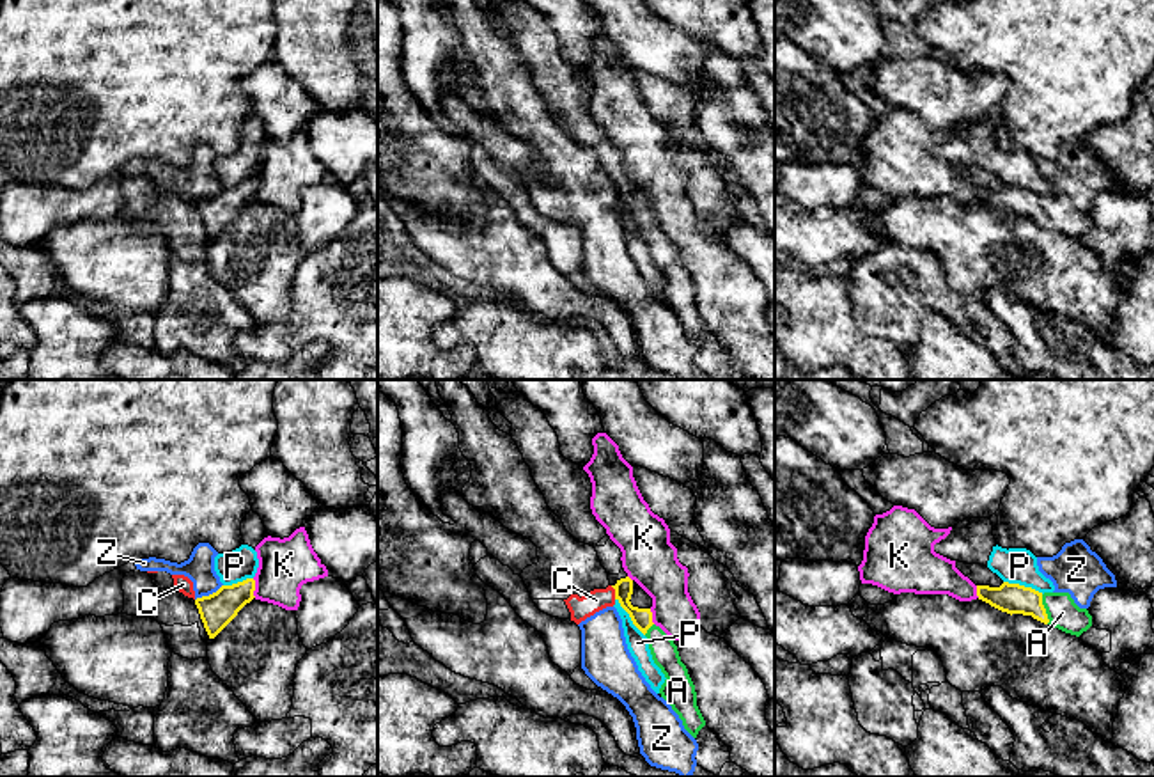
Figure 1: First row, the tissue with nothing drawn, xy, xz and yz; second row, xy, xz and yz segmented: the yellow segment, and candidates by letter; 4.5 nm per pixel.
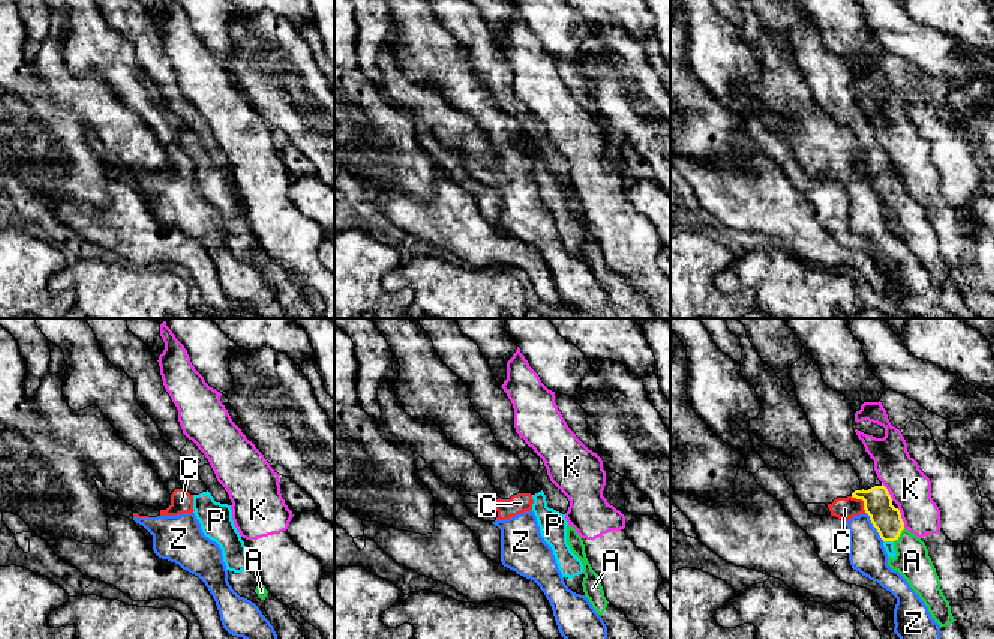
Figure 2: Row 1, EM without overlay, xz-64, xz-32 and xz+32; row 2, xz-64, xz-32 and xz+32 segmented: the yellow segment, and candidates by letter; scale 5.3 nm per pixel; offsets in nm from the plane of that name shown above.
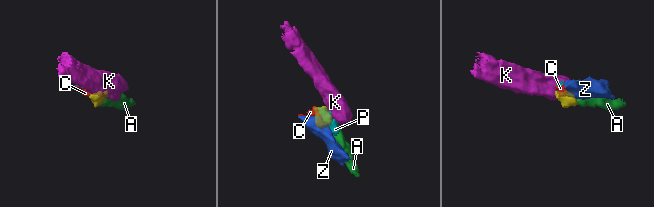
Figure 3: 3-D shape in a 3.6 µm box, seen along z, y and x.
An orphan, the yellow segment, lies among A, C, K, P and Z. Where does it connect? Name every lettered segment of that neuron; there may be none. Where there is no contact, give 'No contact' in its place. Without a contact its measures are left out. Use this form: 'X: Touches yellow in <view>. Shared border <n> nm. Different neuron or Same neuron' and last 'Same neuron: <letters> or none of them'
A: Touches yellow in yz. Shared border 140 nm. Same neuron
C: Touches yellow in xz. Shared border 70 nm. Different neuron
K: Touches yellow in xy. Shared border 90 nm. Different neuron
P: Touches yellow in yz. Shared border 190 nm. Different neuron
Z: Touches yellow in xy. Shared border 150 nm. Different neuron
Same neuron: A

